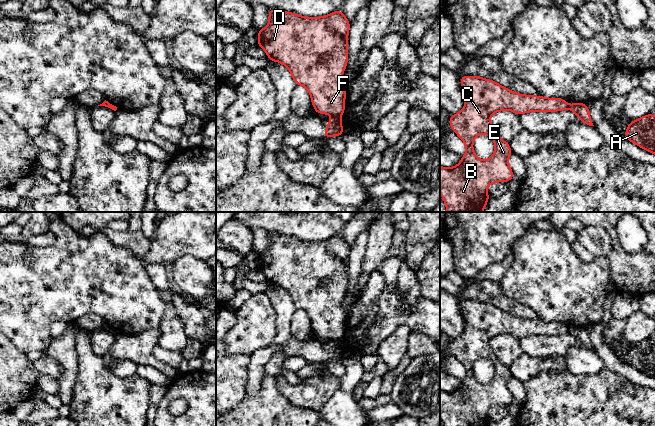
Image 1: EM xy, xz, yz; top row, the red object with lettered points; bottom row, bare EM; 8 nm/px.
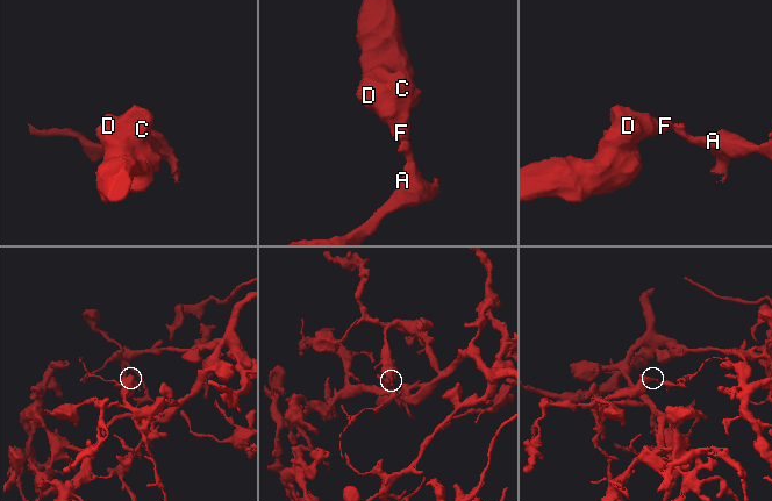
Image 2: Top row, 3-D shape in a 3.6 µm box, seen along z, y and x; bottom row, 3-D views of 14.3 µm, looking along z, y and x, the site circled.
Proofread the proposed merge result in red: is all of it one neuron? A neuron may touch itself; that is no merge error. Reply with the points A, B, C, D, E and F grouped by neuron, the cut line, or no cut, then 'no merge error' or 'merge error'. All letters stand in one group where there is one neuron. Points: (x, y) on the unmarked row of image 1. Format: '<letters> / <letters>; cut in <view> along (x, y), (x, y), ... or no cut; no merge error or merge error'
A / B C D E F; cut in xz along (333, 339), (339, 340); merge error

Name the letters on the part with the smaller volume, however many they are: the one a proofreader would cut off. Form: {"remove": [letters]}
{"remove": ["A"]}

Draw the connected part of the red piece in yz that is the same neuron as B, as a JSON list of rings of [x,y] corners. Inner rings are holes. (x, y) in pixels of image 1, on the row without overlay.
[[[463,299],[460,307],[465,320],[465,331],[459,337],[450,340],[450,350],[465,367],[466,377],[458,389],[452,392],[440,390],[440,418],[444,426],[488,426],[490,422],[487,417],[488,410],[494,406],[508,406],[514,400],[508,387],[512,374],[509,367],[503,365],[493,353],[490,340],[502,334],[510,334],[518,339],[530,335],[563,335],[569,328],[561,322],[518,318],[479,300]],[[480,358],[489,359],[495,367],[495,375],[488,384],[479,383],[473,375],[473,364]]]

